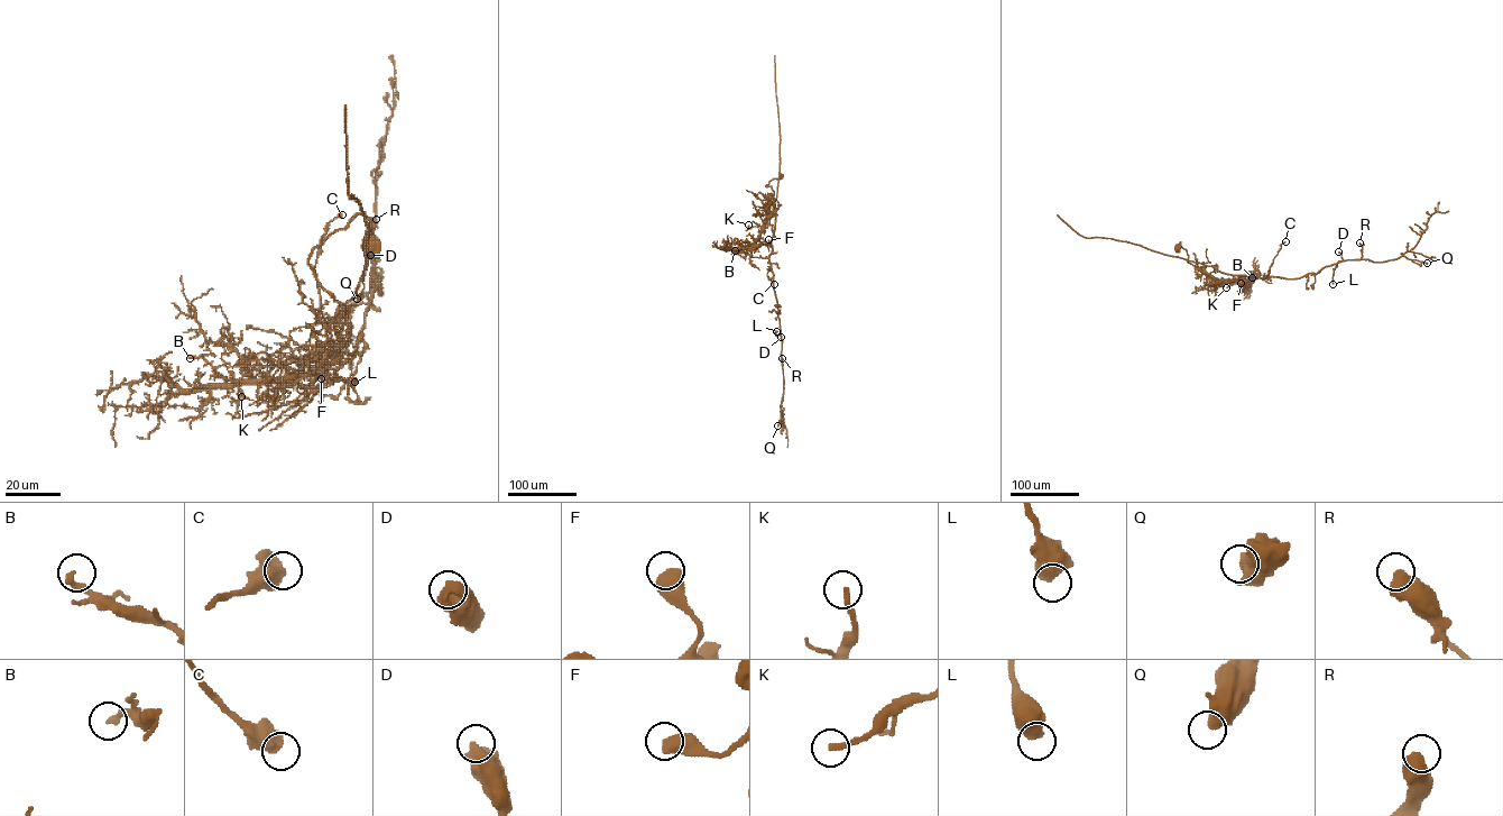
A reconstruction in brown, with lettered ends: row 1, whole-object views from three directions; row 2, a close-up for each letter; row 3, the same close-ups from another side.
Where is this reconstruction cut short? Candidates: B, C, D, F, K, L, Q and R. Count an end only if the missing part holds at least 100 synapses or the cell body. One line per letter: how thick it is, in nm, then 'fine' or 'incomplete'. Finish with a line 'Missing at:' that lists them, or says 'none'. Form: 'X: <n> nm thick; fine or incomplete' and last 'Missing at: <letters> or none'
B: 260 nm thick; fine
C: 500 nm thick; fine
D: 650 nm thick; fine
F: 700 nm thick; fine
K: 200 nm thick; fine
L: 750 nm thick; fine
Q: 600 nm thick; fine
R: 600 nm thick; fine
Missing at: none

